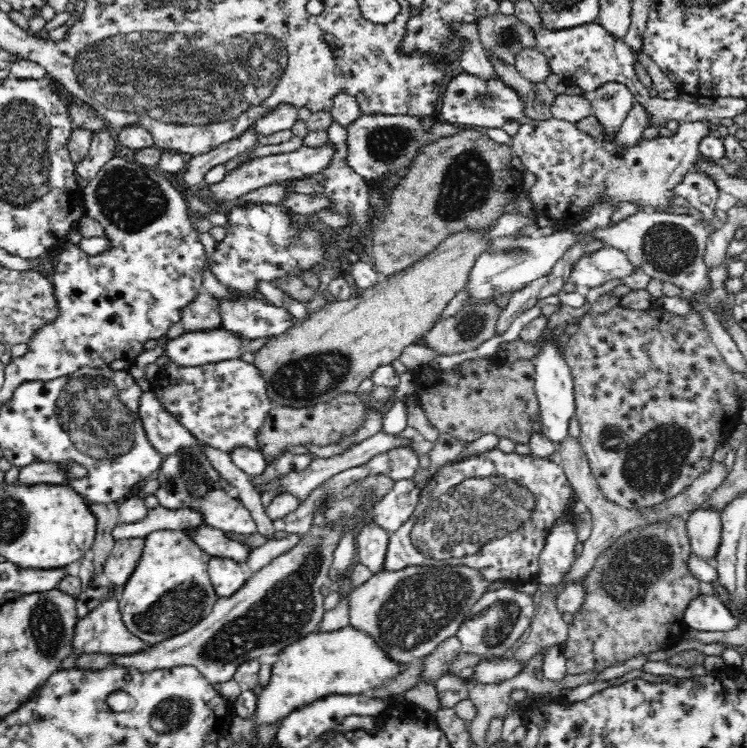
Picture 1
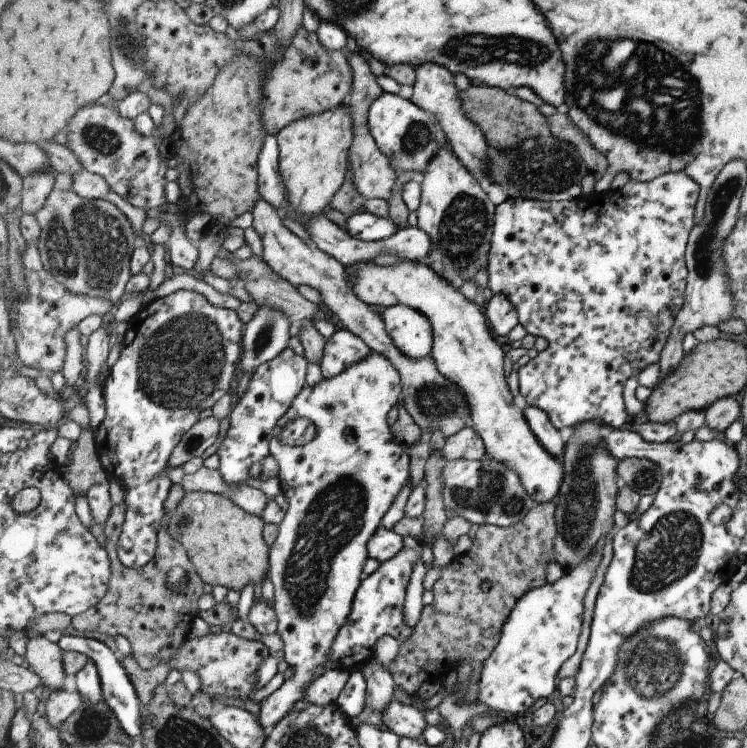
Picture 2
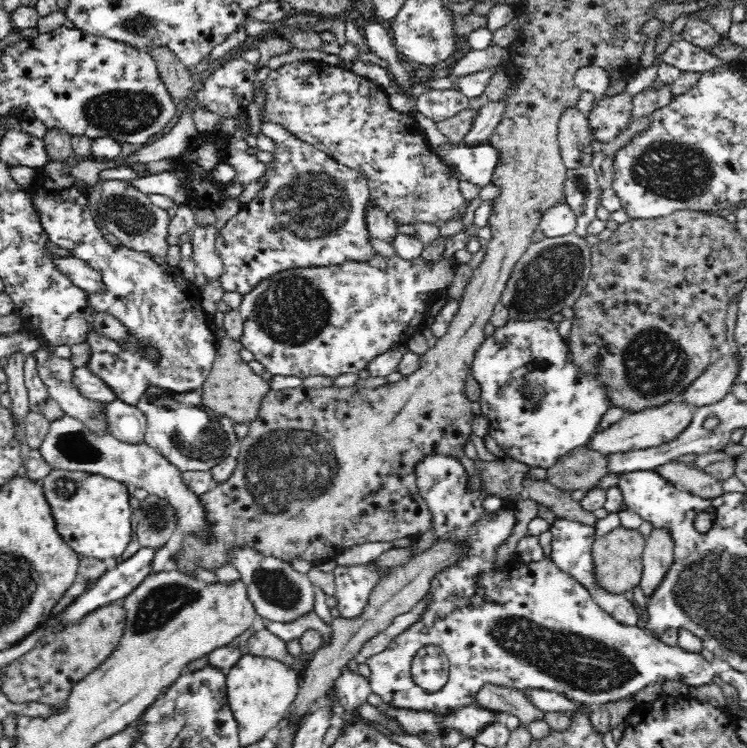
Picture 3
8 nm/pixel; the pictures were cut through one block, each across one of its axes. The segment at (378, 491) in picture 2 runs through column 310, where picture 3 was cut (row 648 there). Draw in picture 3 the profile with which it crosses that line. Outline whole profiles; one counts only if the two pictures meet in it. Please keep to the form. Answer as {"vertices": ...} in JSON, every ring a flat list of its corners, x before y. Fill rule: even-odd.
{"vertices":[[430,456,416,468,416,477,418,489,434,515,433,529,437,542,470,539,472,550,454,566,448,566,434,576,427,594,426,608,419,621,392,638,386,650,366,660,365,664,371,671,368,678,372,691,382,695,385,706,450,717,461,709,476,705,478,692,490,682,520,690,544,688,568,698,572,703,594,707,635,696,646,686,655,683,675,681,688,687,710,685,716,674,726,670,726,663,720,659,708,662,701,653,687,652,680,646,669,646,642,628,620,624,596,603,592,593,578,579,557,568,550,560,544,558,530,564,511,560,502,568,496,567,494,546,497,540,514,532,514,511,499,509,492,512,494,516,486,512,482,503,488,494,481,487,474,490,466,487,468,474,455,458],[432,643,440,646,448,656,449,678,444,692,430,695,414,683,411,662,420,648]]}

